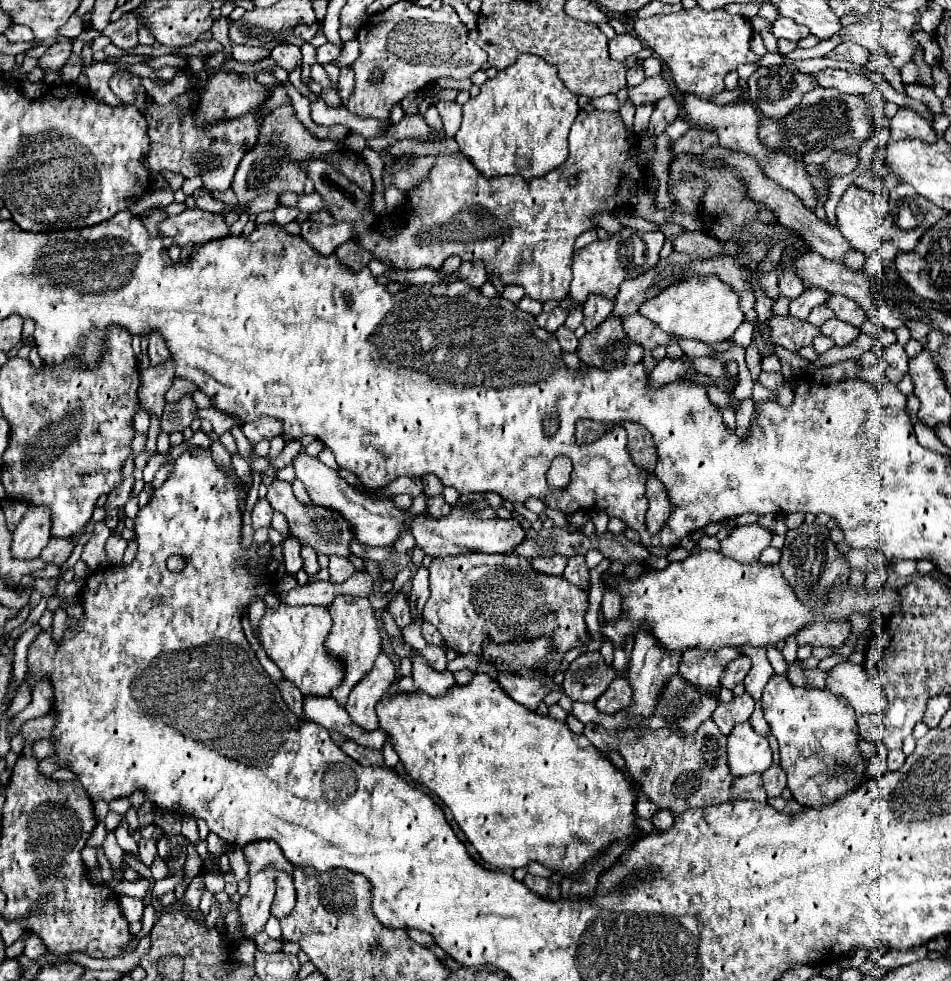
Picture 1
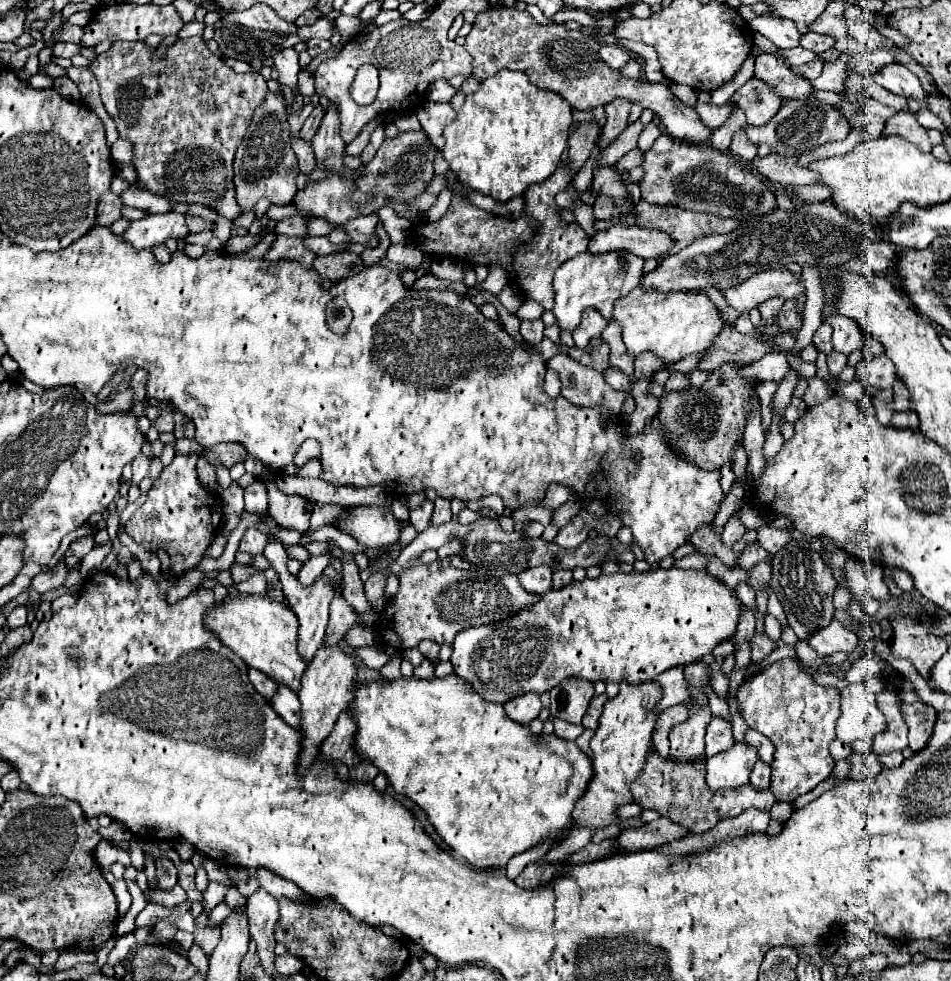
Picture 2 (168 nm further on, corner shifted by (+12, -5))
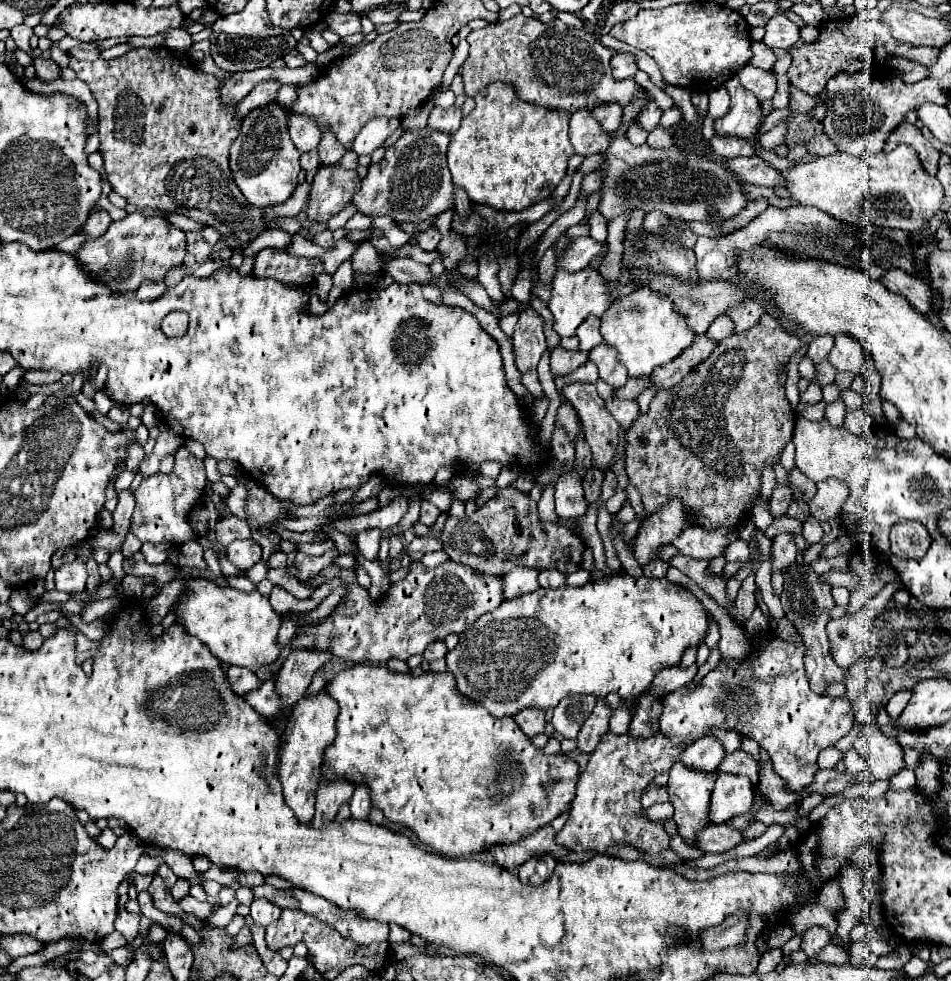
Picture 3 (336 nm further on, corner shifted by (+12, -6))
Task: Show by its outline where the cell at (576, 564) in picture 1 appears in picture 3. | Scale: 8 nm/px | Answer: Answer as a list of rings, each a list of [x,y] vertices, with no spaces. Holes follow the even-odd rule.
[[[545,569],[539,572],[538,582],[542,588],[560,588],[566,584],[566,576],[558,570]]]

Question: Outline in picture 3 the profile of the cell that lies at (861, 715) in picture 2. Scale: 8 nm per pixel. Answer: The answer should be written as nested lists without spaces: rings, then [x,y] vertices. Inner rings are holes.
[[[862,724],[854,748],[866,758],[876,780],[888,780],[906,766],[902,746],[896,740],[886,738],[876,724]]]

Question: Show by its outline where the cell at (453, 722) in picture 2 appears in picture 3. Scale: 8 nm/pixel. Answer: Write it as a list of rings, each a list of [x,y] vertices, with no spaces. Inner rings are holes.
[[[356,664],[348,670],[338,672],[328,684],[326,684],[328,696],[332,696],[338,706],[340,714],[336,720],[336,738],[334,742],[324,750],[322,756],[322,766],[320,766],[320,782],[326,780],[348,780],[352,784],[368,784],[370,788],[370,798],[372,806],[382,810],[384,816],[394,822],[410,828],[428,848],[434,852],[440,852],[450,858],[468,858],[468,856],[480,856],[486,846],[494,844],[516,844],[518,840],[526,838],[528,834],[536,832],[538,828],[550,824],[556,816],[560,816],[570,802],[574,800],[574,790],[578,782],[578,764],[568,760],[564,754],[560,756],[544,756],[540,748],[536,748],[530,738],[520,730],[520,726],[514,722],[514,718],[494,718],[484,706],[480,706],[474,700],[464,700],[464,696],[456,690],[454,676],[450,672],[426,672],[422,676],[412,676],[412,674],[398,674],[388,670],[386,666],[368,666],[368,664]]]

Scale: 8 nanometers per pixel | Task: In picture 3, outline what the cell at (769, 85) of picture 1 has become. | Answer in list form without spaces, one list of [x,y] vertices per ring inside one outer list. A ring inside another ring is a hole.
[[[732,76],[728,84],[724,84],[724,88],[728,90],[732,104],[730,104],[730,112],[724,118],[716,120],[714,124],[716,134],[750,138],[758,130],[762,118],[760,102],[756,100],[756,96],[750,96],[750,92],[744,92],[744,88],[740,88],[736,76]]]

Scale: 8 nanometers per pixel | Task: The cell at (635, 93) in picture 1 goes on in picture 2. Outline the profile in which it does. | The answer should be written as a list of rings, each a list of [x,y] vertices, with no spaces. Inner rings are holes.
[[[616,99],[616,101],[606,105],[608,121],[604,125],[602,137],[598,139],[598,147],[608,147],[608,143],[626,129],[630,109],[632,109],[632,101],[628,101],[628,99]]]

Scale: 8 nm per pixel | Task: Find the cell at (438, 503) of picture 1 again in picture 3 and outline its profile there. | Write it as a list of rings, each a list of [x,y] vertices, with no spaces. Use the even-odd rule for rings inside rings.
[[[422,502],[422,510],[420,510],[420,522],[422,522],[422,524],[434,526],[434,522],[436,522],[436,518],[438,518],[440,514],[442,514],[442,512],[440,512],[434,504]]]

